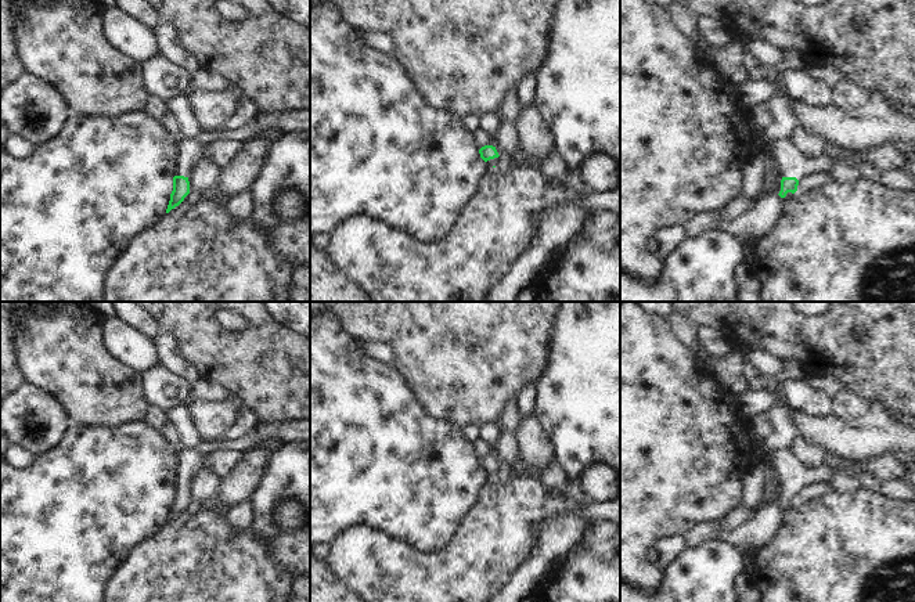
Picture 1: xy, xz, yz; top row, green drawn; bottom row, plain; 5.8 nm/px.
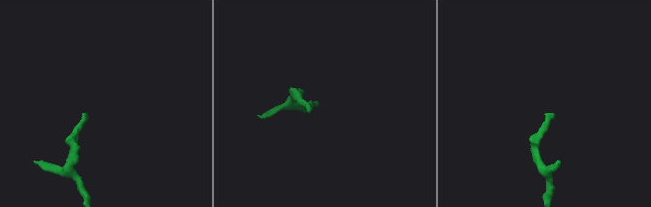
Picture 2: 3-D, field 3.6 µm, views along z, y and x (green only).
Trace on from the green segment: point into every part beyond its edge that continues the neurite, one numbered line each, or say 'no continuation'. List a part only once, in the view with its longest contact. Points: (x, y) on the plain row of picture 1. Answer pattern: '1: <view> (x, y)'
1: yz (793, 473)

